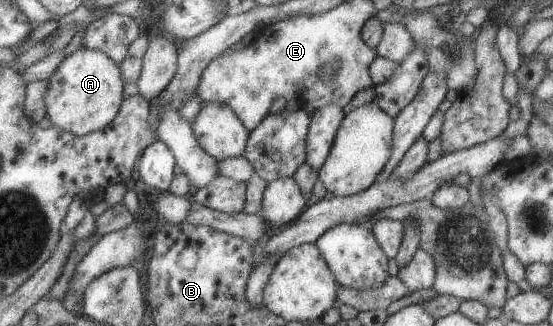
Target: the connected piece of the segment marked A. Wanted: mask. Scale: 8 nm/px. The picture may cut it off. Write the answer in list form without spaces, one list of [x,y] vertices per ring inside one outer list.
[[[80,47],[70,56],[65,57],[58,70],[48,79],[44,93],[45,117],[65,131],[76,136],[86,136],[107,127],[120,114],[125,101],[126,81],[120,64],[113,61],[105,52]]]

